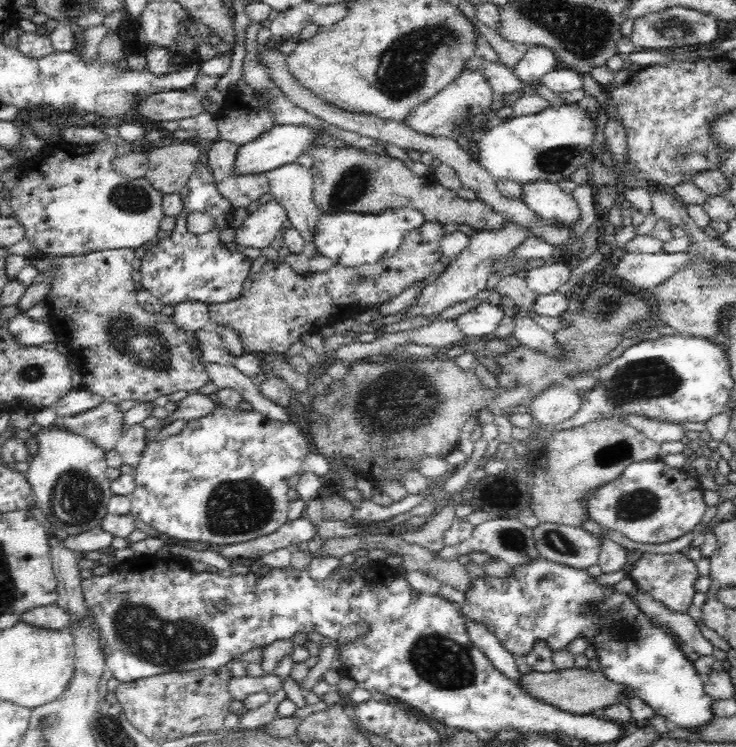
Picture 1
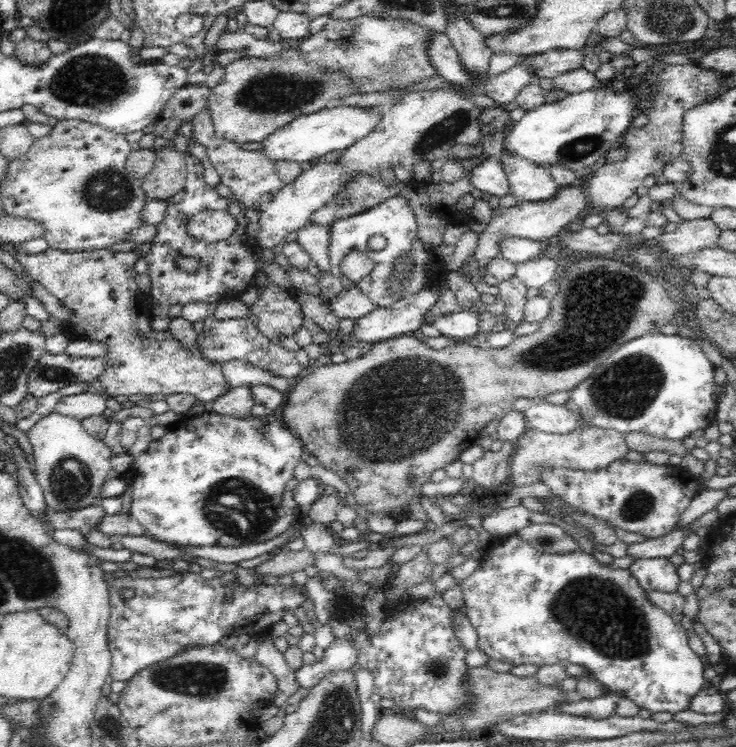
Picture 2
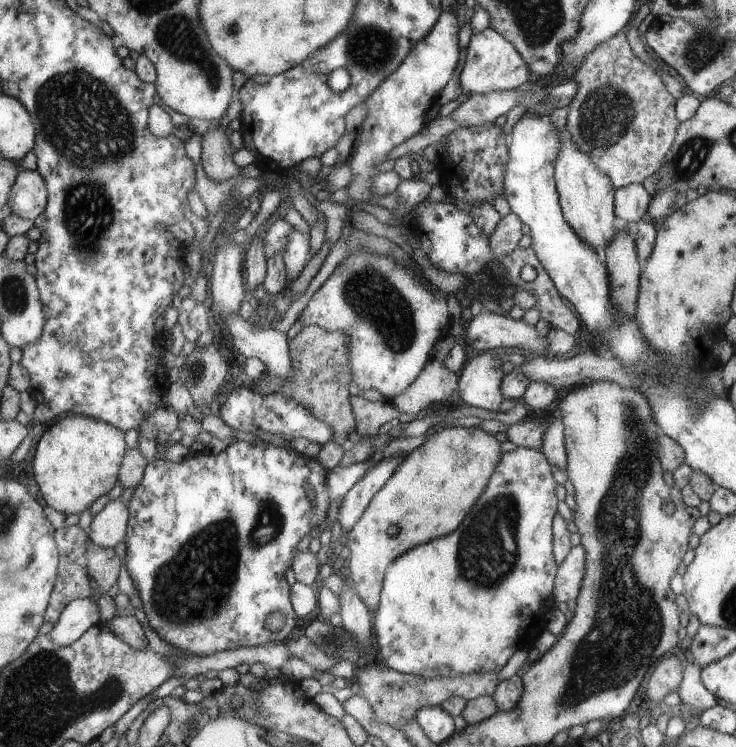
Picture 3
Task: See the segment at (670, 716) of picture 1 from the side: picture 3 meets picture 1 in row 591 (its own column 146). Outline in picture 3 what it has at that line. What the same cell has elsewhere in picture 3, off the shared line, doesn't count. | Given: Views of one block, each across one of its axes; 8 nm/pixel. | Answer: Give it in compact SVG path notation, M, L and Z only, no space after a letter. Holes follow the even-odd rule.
M234 440L226 449L214 455L210 452L191 453L180 463L172 461L155 460L146 465L140 486L135 488L132 499L129 501L130 520L128 532L125 536L124 557L128 574L133 586L137 590L142 602L142 609L150 628L160 636L164 642L187 655L208 656L215 652L229 651L241 647L259 647L270 643L283 643L284 638L296 626L294 605L290 604L291 586L284 580L284 570L290 568L294 558L299 554L297 545L308 532L316 530L322 520L328 515L330 508L330 494L326 488L328 471L316 458L306 458L298 451L288 450L282 446L273 446L266 441L260 444L250 444L246 441ZM274 612L282 612L286 616L284 627L279 632L270 632L266 628L266 618Z

